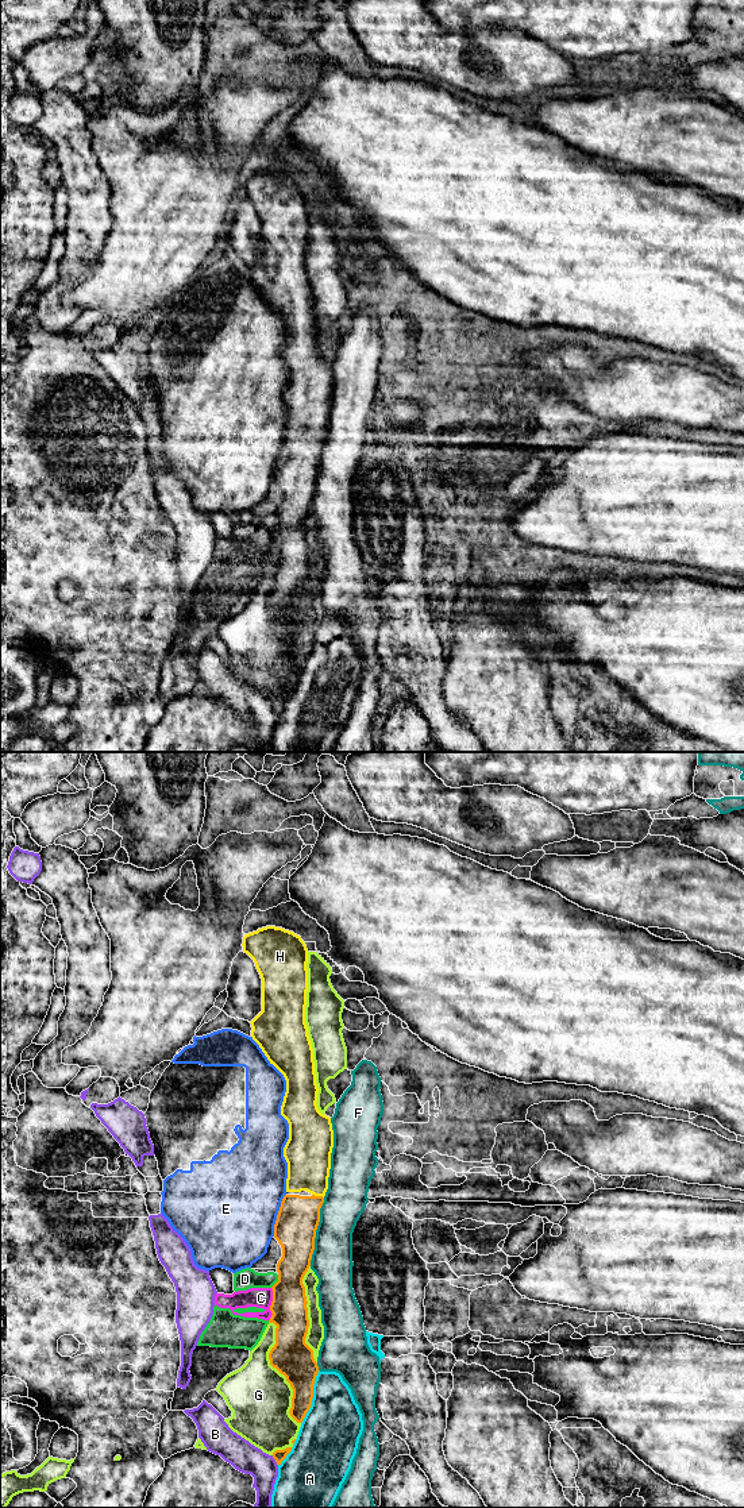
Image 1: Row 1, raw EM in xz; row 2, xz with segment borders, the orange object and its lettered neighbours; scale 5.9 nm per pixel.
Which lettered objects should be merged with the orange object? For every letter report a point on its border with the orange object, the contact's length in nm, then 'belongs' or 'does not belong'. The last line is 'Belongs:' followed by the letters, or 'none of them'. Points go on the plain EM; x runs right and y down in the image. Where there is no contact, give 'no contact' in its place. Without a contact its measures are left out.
A: meets orange in xz at (312, 641); contact 340 nm long; does not belong
B: meets orange in xz at (276, 705); contact 70 nm long; does not belong
C: meets orange in xz at (272, 548); contact 200 nm long; does not belong
D: meets orange in xz at (277, 525); contact 90 nm long; does not belong
E: meets orange in xz at (277, 459); contact 260 nm long; does not belong
F: meets orange in xz at (315, 475); contact 420 nm long; does not belong
G: meets orange in xz at (280, 616); contact 650 nm long; does not belong
H: meets orange in xz at (317, 440); contact 80 nm long; belongs
Belongs: H

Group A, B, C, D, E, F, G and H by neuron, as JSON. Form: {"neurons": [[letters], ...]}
{"neurons": [["A"], ["B"], ["C", "D"], ["E"], ["F"], ["G"], ["H"]]}

